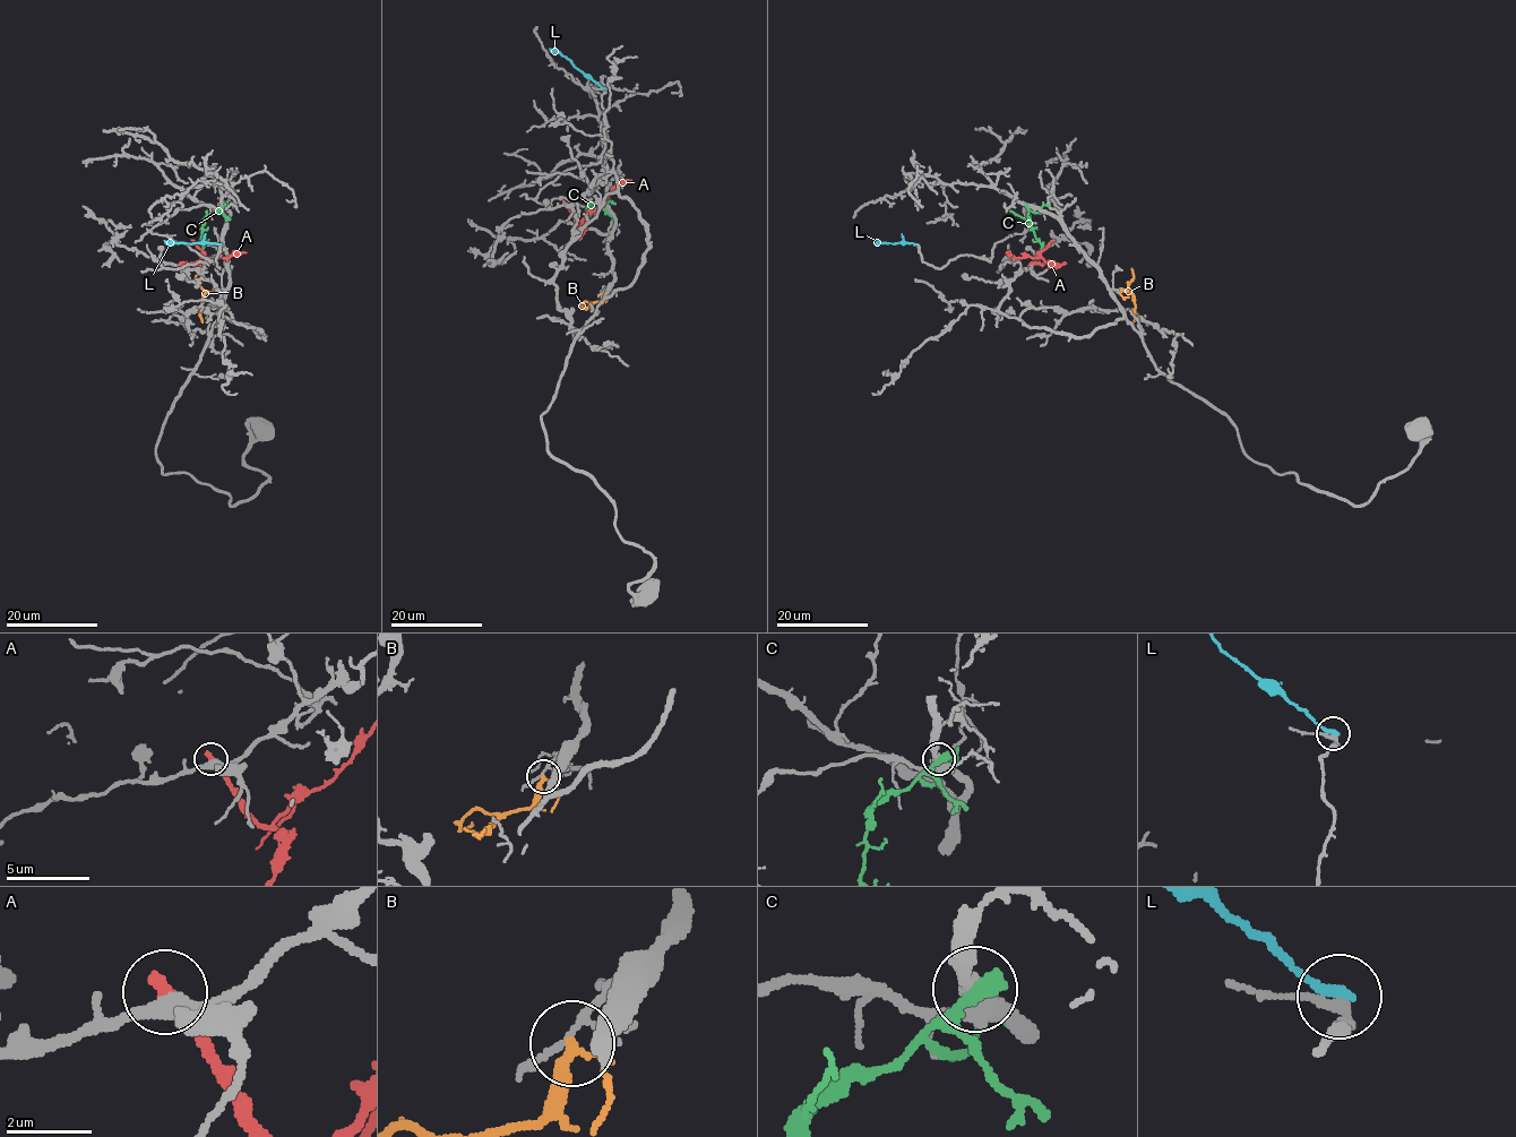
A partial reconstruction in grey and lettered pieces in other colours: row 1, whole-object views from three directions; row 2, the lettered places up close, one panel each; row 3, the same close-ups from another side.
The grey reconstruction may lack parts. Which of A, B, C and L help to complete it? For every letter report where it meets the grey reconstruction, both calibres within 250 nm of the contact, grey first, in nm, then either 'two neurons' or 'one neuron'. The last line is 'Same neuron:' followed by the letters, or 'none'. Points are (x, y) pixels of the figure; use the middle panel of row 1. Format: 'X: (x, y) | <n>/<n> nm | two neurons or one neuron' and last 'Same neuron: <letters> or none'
A: (565, 203) | 380/320 nm | two neurons
B: (603, 292) | 130/240 nm | two neurons
C: (608, 200) | 360/320 nm | two neurons
L: (604, 88) | 200/220 nm | two neurons
Same neuron: none

